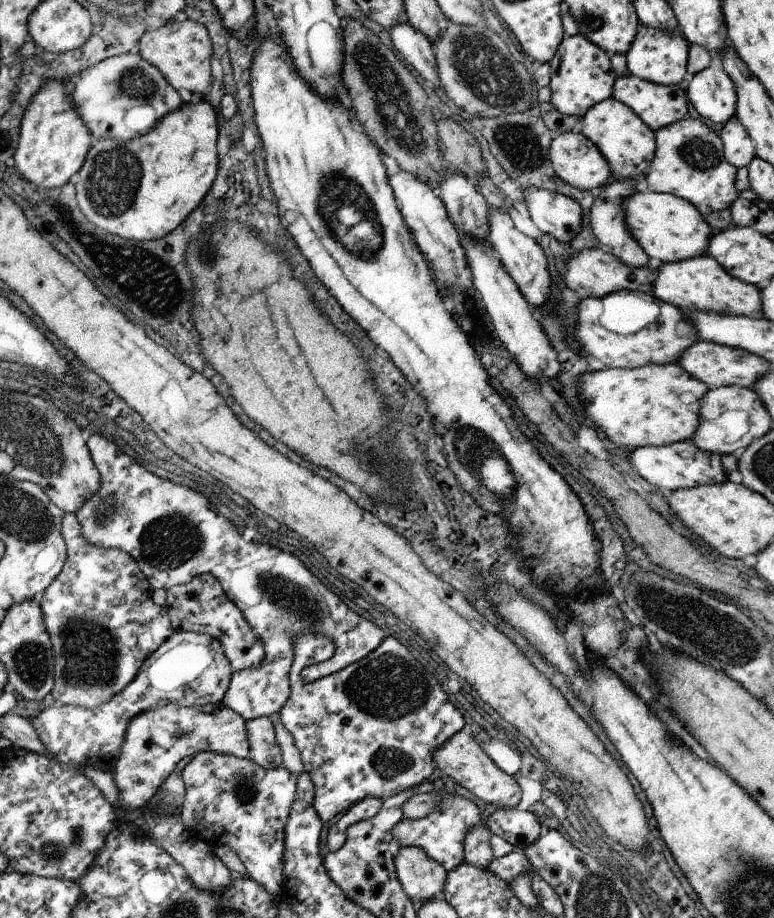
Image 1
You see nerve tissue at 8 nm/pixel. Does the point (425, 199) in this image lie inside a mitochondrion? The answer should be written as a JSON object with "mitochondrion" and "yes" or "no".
{"mitochondrion":"no"}

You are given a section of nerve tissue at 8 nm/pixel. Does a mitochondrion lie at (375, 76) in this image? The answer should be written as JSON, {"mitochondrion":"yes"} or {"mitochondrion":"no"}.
{"mitochondrion":"yes"}

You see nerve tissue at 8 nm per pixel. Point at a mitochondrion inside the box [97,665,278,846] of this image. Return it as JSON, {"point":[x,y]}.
{"point":[245,787]}

